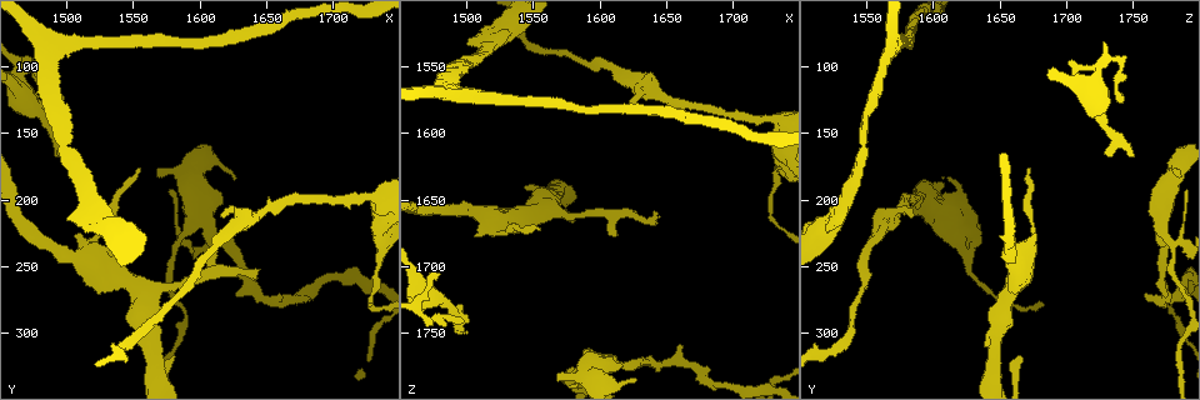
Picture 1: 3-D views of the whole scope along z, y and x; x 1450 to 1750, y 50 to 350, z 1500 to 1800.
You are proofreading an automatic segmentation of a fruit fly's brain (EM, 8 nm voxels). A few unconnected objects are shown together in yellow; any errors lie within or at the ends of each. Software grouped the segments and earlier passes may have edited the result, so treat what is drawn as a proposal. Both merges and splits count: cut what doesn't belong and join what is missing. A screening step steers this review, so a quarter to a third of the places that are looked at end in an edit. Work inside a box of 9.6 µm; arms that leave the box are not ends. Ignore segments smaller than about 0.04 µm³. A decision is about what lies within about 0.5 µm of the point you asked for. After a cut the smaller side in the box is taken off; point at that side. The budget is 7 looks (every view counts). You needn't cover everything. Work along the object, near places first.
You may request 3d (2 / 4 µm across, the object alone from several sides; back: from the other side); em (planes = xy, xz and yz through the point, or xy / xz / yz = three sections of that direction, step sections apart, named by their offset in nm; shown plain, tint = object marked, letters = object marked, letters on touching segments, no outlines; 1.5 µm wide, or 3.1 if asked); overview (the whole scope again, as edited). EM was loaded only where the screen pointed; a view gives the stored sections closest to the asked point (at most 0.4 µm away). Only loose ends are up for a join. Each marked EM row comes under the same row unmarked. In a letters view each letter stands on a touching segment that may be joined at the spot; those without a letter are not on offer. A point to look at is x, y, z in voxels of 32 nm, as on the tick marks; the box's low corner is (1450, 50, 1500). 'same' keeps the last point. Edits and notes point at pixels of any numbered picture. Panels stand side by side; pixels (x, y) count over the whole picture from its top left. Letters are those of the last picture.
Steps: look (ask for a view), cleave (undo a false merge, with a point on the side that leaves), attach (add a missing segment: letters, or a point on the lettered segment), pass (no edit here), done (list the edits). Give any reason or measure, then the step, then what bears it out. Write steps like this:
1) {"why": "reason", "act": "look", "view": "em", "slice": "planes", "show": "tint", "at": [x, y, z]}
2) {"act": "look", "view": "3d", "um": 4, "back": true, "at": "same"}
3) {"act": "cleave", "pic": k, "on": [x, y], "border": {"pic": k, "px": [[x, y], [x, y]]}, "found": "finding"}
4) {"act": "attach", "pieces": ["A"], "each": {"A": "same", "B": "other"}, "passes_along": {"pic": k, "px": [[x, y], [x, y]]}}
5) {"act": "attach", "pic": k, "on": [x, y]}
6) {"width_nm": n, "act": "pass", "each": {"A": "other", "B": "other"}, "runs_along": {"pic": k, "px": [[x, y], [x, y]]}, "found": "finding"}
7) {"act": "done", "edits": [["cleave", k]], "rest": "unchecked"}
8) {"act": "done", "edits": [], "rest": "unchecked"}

{"why": "free end", "act": "look", "view": "3d", "um": 2, "at": [1494, 168, 1730]}

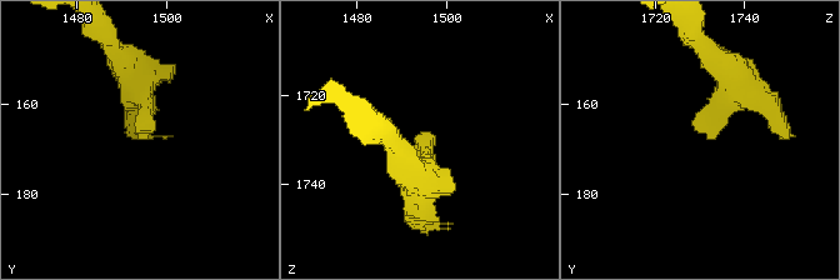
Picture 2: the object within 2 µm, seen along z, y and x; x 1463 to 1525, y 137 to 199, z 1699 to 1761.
{"act": "look", "view": "em", "um": 3.1, "slice": "xz", "step": 16, "show": "letters", "at": [1494, 168, 1731]}

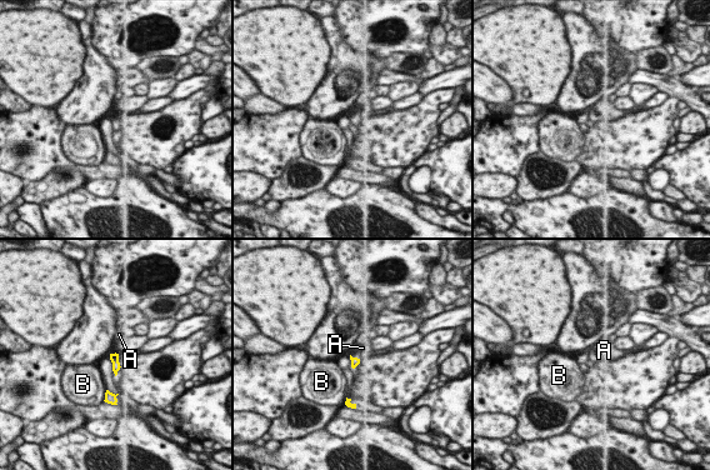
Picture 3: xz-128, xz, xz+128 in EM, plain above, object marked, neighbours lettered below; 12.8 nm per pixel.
{"act": "attach", "pieces": ["A"], "each": {"A": "same", "B": "other"}, "passes_along": {"pic": 3, "px": [[355, 361], [355, 358], [363, 348]]}, "found": "it goes on there"}

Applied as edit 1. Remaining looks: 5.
{"why": "free end", "act": "look", "view": "3d", "um": 4, "at": [1640, 256, 1658]}

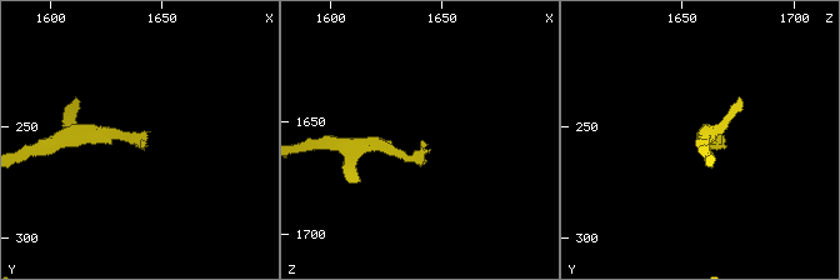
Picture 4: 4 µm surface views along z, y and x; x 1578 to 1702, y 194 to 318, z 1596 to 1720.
{"act": "look", "view": "em", "slice": "xz", "step": 4, "show": "tint", "at": [1642, 255, 1659]}

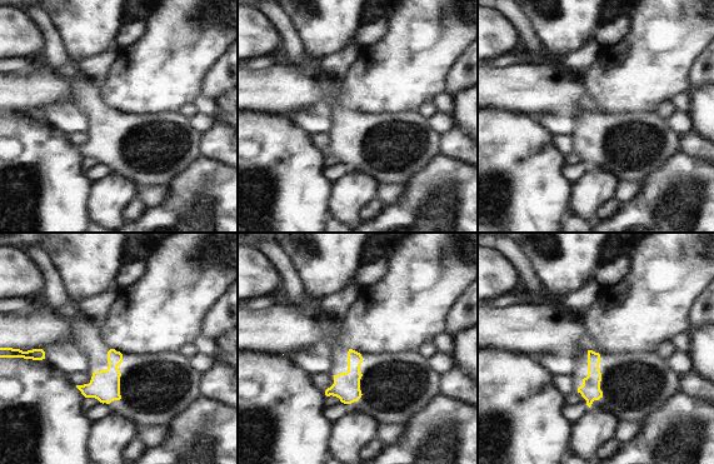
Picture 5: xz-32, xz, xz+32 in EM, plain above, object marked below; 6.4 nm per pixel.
{"why": "cut it another way", "act": "look", "view": "em", "slice": "planes", "show": "letters", "at": "same"}

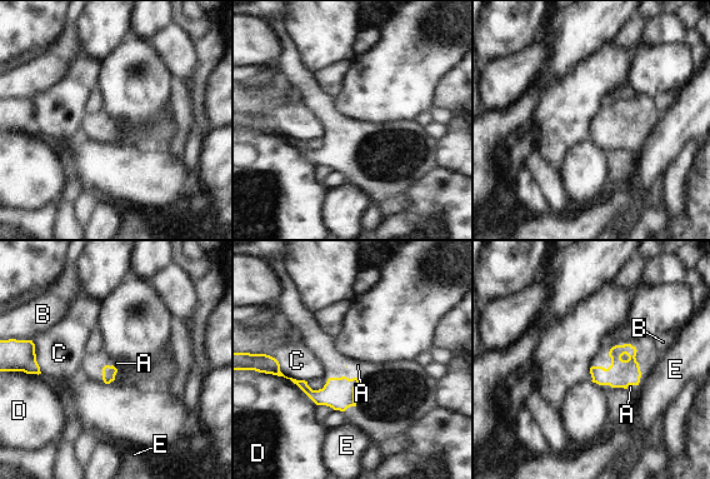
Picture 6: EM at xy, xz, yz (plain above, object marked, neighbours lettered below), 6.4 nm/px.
{"longest_contact_nm": ["D", 380], "act": "attach", "pieces": ["A"], "each": {"A": "same", "B": "other", "C": "other", "D": "other", "E": "other"}, "found": "the neuron continues"}

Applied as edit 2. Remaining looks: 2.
{"act": "look", "view": "overview"}

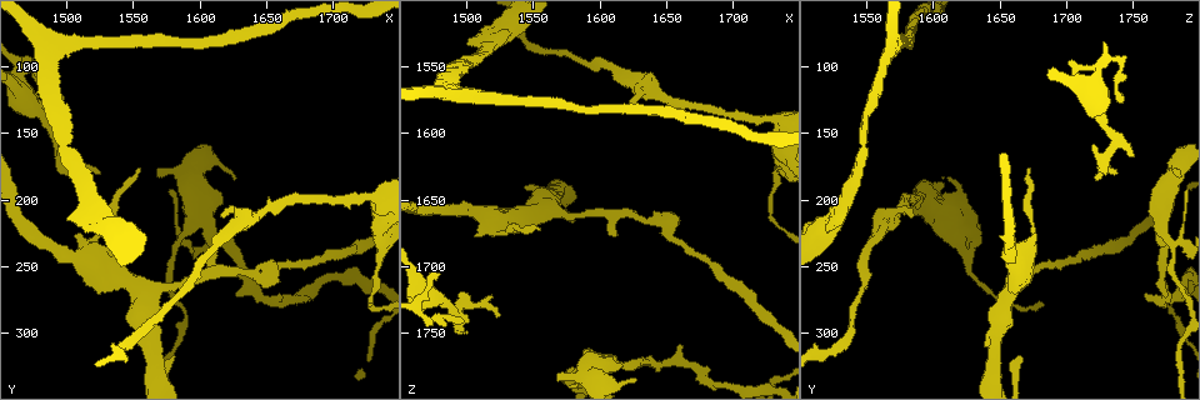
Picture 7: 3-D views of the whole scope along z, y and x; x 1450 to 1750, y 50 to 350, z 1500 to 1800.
{"why": "arms part here", "act": "look", "view": "em", "slice": "planes", "show": "letters", "at": [1490, 88, 1568]}

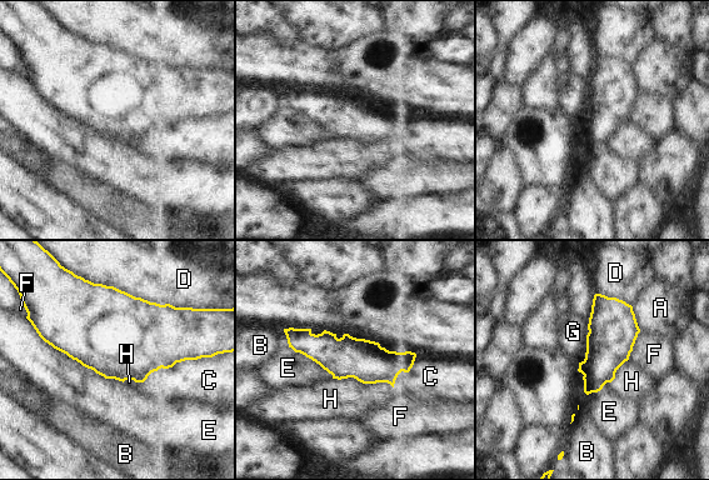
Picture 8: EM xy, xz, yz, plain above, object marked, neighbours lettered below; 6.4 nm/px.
{"act": "pass", "each": {"A": "other", "B": "other", "C": "other", "D": "other", "E": "other", "F": "other", "G": "other", "H": "other"}, "border": {"pic": 8, "px": [[333, 378], [388, 383], [393, 388]]}, "found": "continuous, no second neuron"}

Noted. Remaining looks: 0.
{"act": "done", "edits": [["attach", 3], ["attach", 6]], "rest": "unchecked"}

